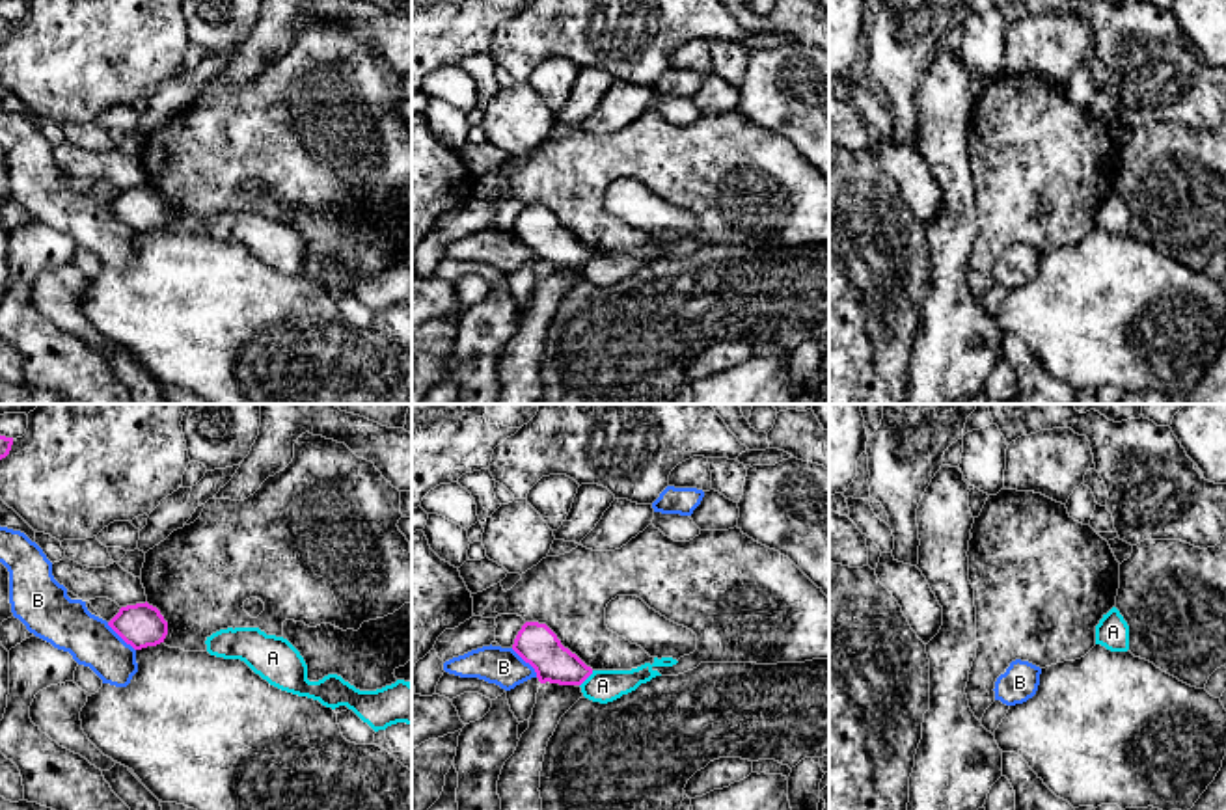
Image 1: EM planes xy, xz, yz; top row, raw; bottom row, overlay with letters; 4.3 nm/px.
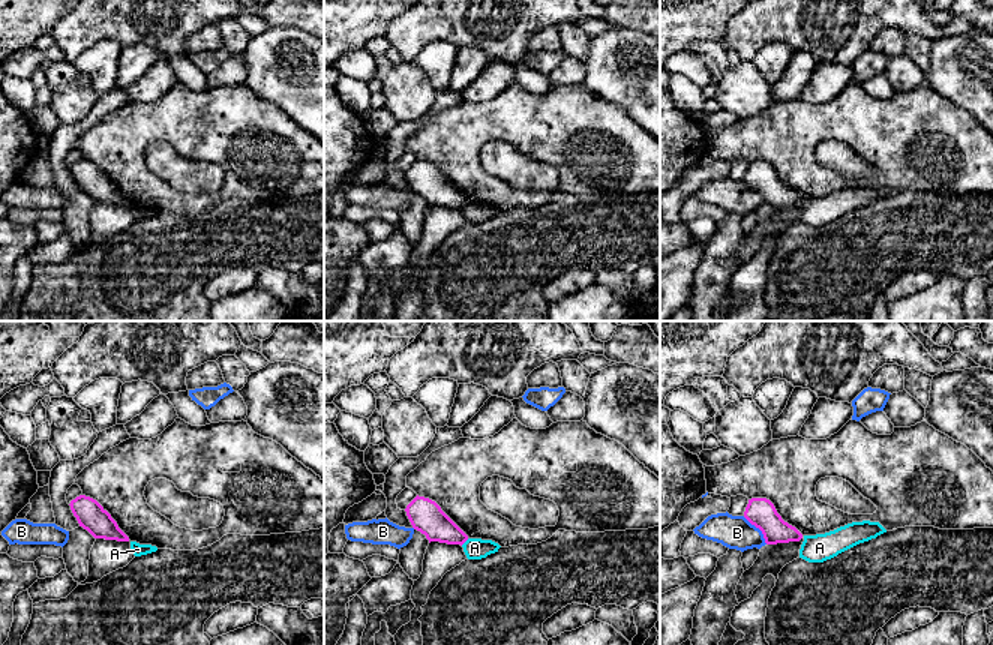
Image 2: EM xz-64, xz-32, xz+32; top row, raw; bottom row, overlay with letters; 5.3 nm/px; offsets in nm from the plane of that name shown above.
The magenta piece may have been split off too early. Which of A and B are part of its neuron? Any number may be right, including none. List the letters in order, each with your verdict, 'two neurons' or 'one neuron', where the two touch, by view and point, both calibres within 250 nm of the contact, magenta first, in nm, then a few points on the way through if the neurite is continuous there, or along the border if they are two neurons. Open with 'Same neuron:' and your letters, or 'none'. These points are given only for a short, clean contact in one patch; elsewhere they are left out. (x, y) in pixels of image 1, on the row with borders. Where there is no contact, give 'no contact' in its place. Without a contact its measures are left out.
Same neuron: none
A: two neurons; meets magenta in xz at (587, 676); 170 nm thick on the magenta side, 140 nm on the other; border along xz (593, 671), (580, 686)
B: two neurons; meets magenta in xz at (526, 661); 180 nm thick on the magenta side, 160 nm on the other; border along xz (511, 648), (537, 676)

